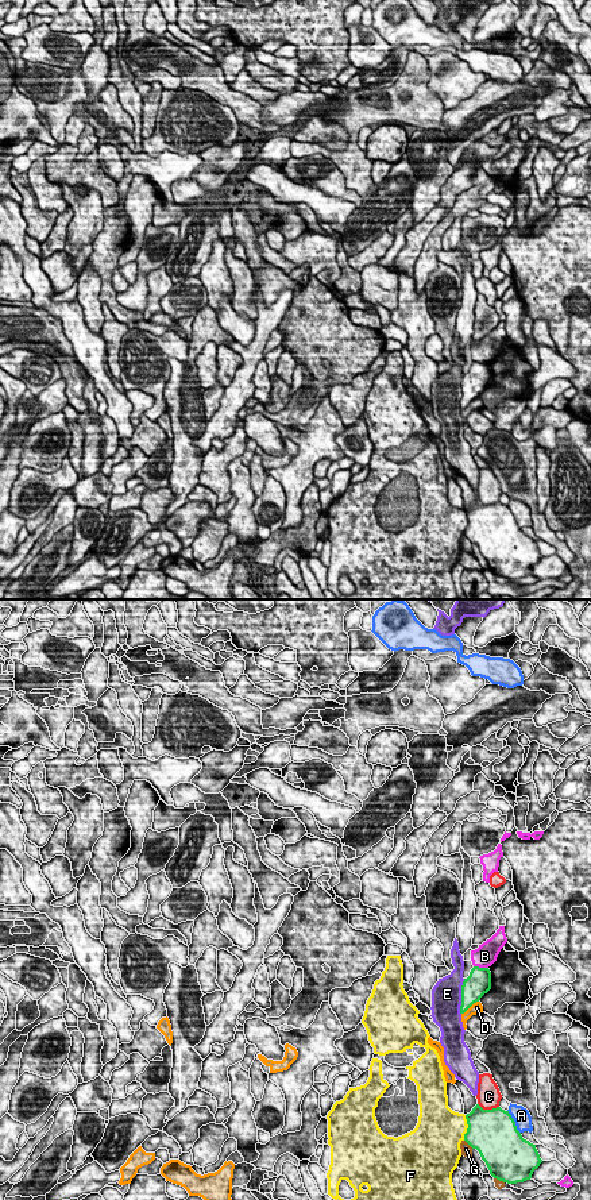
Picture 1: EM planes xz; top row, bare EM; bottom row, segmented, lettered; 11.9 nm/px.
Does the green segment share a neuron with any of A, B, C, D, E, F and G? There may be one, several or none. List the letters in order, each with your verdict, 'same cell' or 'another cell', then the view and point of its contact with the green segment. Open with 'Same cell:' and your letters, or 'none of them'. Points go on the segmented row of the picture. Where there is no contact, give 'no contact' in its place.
Same cell: none of them
A: another cell; meets green in xz at (514, 1122)
B: another cell; meets green in xz at (481, 968)
C: another cell; meets green in xz at (489, 1110)
D: another cell; meets green in xz at (470, 1006)
E: another cell; meets green in xz at (462, 996)
F: another cell; meets green in xz at (468, 1127)
G: another cell; meets green in xz at (468, 1143)

